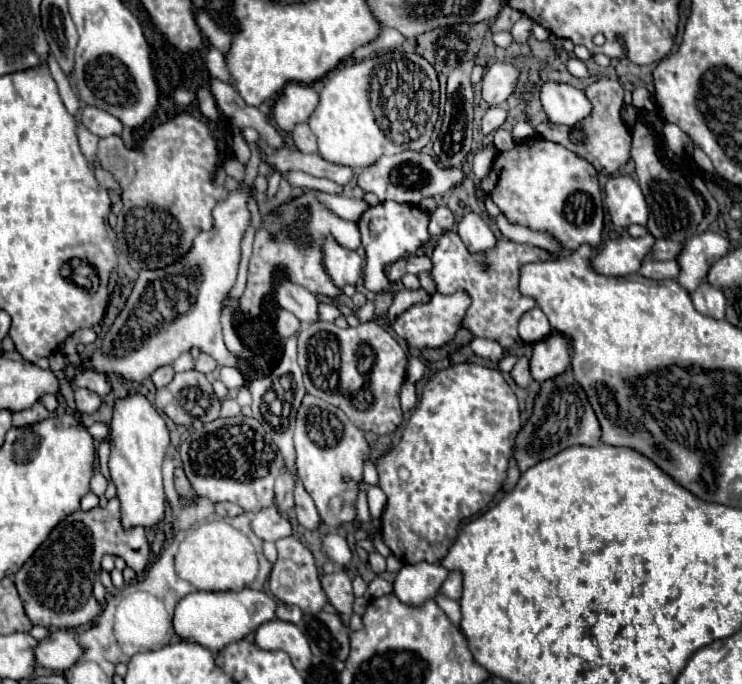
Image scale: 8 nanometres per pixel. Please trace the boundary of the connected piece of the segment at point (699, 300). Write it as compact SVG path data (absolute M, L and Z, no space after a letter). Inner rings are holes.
M701 283L689 295L691 295L691 301L693 301L693 305L699 313L709 315L713 319L723 319L725 317L725 297L715 287L711 287L707 283Z

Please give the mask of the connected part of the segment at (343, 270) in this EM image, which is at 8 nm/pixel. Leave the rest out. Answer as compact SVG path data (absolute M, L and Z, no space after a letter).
M333 239L325 241L325 259L323 265L337 287L355 285L363 273L363 259L345 247L339 247Z

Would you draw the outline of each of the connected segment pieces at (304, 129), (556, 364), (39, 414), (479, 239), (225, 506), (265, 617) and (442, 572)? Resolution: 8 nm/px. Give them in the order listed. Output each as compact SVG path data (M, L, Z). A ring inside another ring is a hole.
M297 123L291 131L293 143L301 153L317 153L317 139L307 123Z
M551 333L549 339L537 341L533 345L533 355L529 359L531 375L535 381L547 381L561 375L571 363L569 339L561 333Z
M37 401L33 407L17 411L13 415L13 425L15 427L25 427L25 425L31 425L31 423L39 423L39 421L43 421L47 417L49 417L49 411L45 409L45 405L41 401Z
M467 213L459 221L457 231L459 231L459 237L463 239L465 247L469 249L469 253L489 251L497 245L497 237L489 229L489 223L483 217L479 217L477 213Z
M215 503L215 513L221 517L235 517L235 515L241 515L243 509L235 503Z
M249 587L233 593L197 591L179 601L173 617L173 627L175 627L175 633L181 635L181 639L195 639L197 643L211 647L213 651L219 651L225 645L255 633L259 625L275 621L277 619L275 611L277 611L277 601L265 591L257 591Z
M415 563L403 565L393 581L393 593L399 597L401 603L419 607L425 601L431 601L439 595L443 581L447 579L449 571L443 565L431 563Z

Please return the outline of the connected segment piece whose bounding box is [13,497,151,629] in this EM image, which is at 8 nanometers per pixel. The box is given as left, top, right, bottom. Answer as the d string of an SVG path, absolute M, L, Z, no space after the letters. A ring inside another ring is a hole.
M113 497L105 509L95 507L65 517L33 557L15 573L13 581L33 625L67 629L91 623L103 611L103 603L99 603L93 591L99 587L103 589L99 567L105 553L121 555L137 575L145 571L151 555L143 527L133 527L129 531L121 527L121 505L117 497Z

